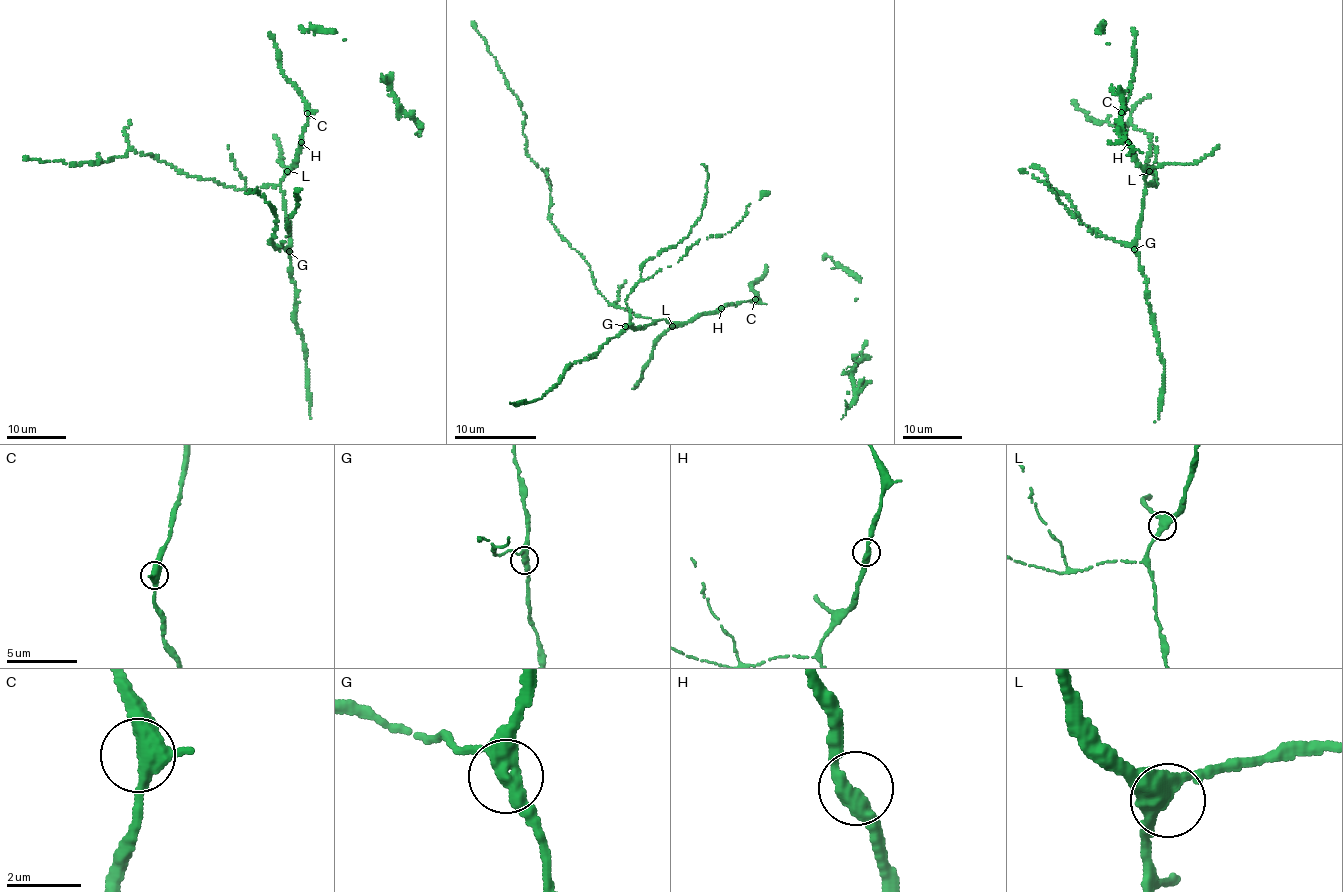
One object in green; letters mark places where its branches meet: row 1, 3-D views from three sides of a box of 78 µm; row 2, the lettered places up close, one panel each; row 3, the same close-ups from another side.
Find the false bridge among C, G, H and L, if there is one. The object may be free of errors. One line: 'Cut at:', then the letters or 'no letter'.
Cut at: no letter

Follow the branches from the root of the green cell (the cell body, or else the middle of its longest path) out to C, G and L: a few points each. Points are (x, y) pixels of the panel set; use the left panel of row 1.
C: (301, 144), (307, 113)
G: (301, 144), (297, 162), (282, 180), (290, 230), (289, 251)
L: (301, 144), (296, 160), (287, 171)

